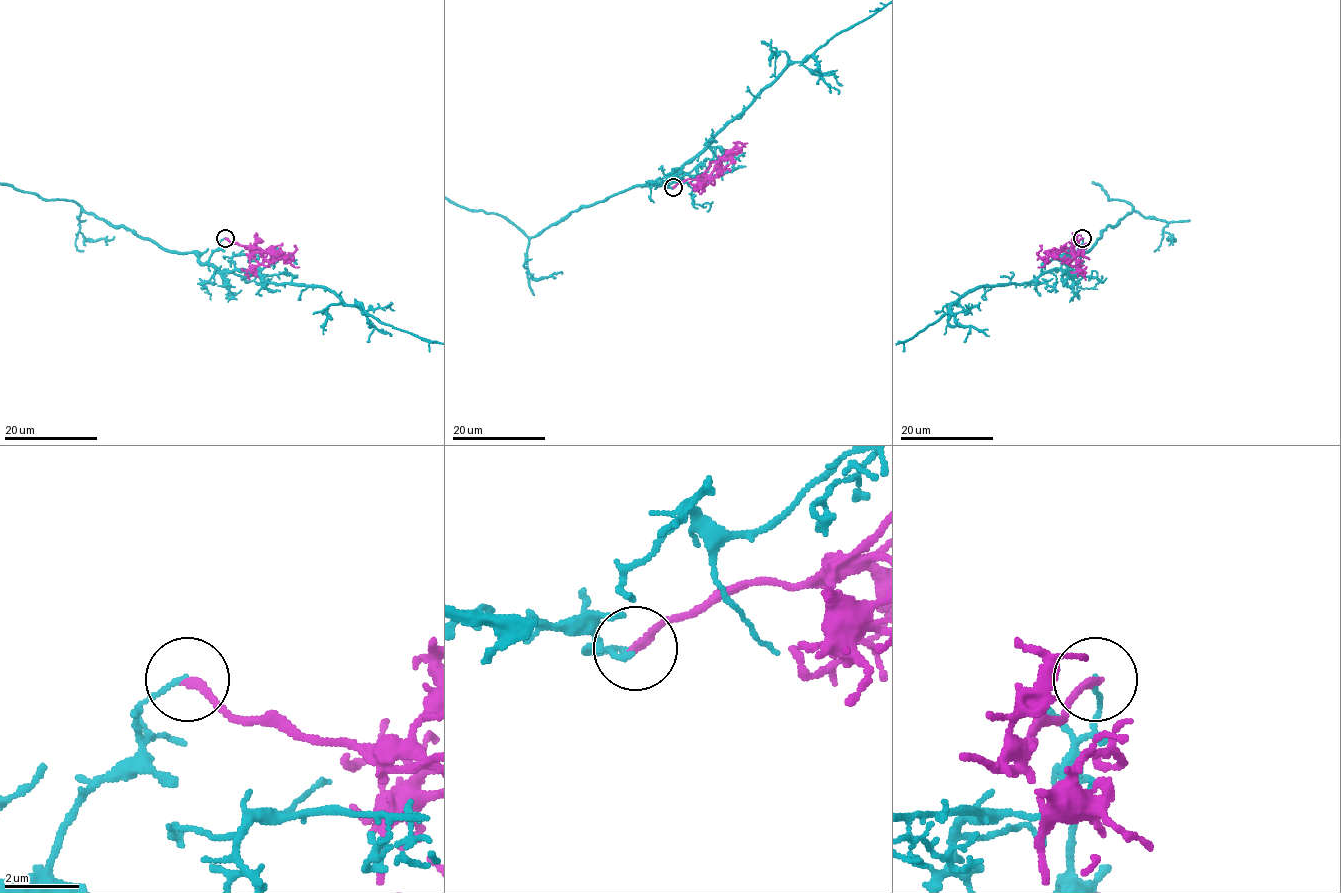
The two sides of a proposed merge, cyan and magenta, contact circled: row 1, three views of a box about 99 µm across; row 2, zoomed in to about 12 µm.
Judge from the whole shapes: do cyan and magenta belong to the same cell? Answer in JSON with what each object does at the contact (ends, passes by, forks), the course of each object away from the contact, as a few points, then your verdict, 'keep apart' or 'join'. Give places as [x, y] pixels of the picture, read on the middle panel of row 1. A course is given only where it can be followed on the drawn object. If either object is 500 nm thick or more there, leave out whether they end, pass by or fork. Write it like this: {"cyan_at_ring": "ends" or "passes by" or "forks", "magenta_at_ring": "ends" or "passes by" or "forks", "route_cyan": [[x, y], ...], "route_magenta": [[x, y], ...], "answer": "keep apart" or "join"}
{"cyan_at_ring": "ends", "magenta_at_ring": "ends", "route_magenta": [[674, 187], [689, 179], [697, 179], [712, 162], [733, 153], [739, 143], [742, 145]], "answer": "keep apart"}

